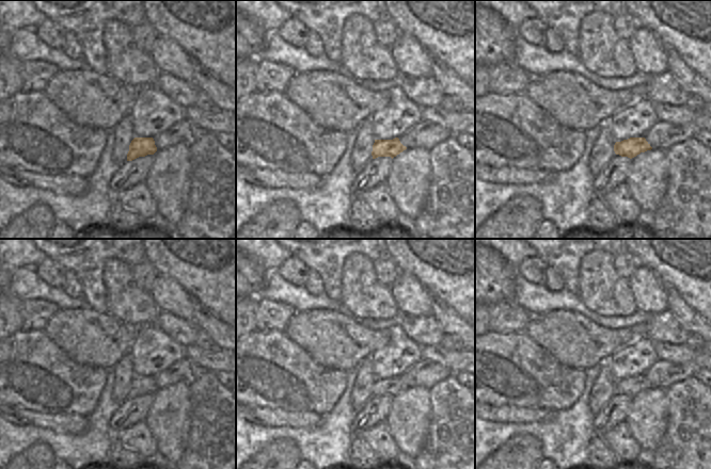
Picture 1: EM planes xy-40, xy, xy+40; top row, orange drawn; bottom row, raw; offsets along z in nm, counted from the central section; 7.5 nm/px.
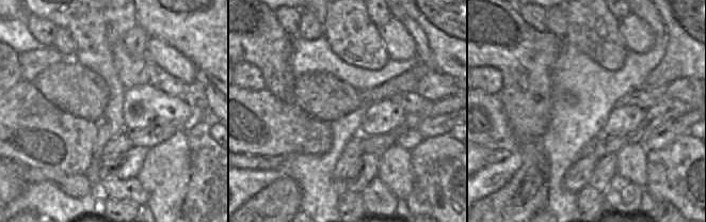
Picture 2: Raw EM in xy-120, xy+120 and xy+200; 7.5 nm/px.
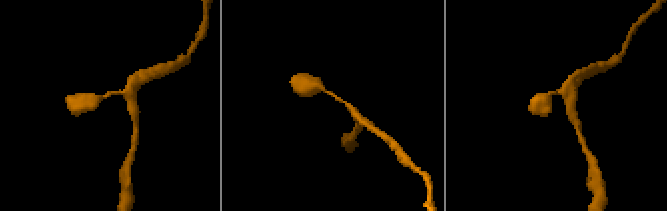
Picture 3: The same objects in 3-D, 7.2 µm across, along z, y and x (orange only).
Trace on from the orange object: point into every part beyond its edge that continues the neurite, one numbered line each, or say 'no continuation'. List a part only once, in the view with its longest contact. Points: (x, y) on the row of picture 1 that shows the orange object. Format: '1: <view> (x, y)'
no continuation

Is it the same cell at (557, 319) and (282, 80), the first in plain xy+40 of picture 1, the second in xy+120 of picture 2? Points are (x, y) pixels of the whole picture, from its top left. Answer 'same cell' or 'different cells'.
different cells

